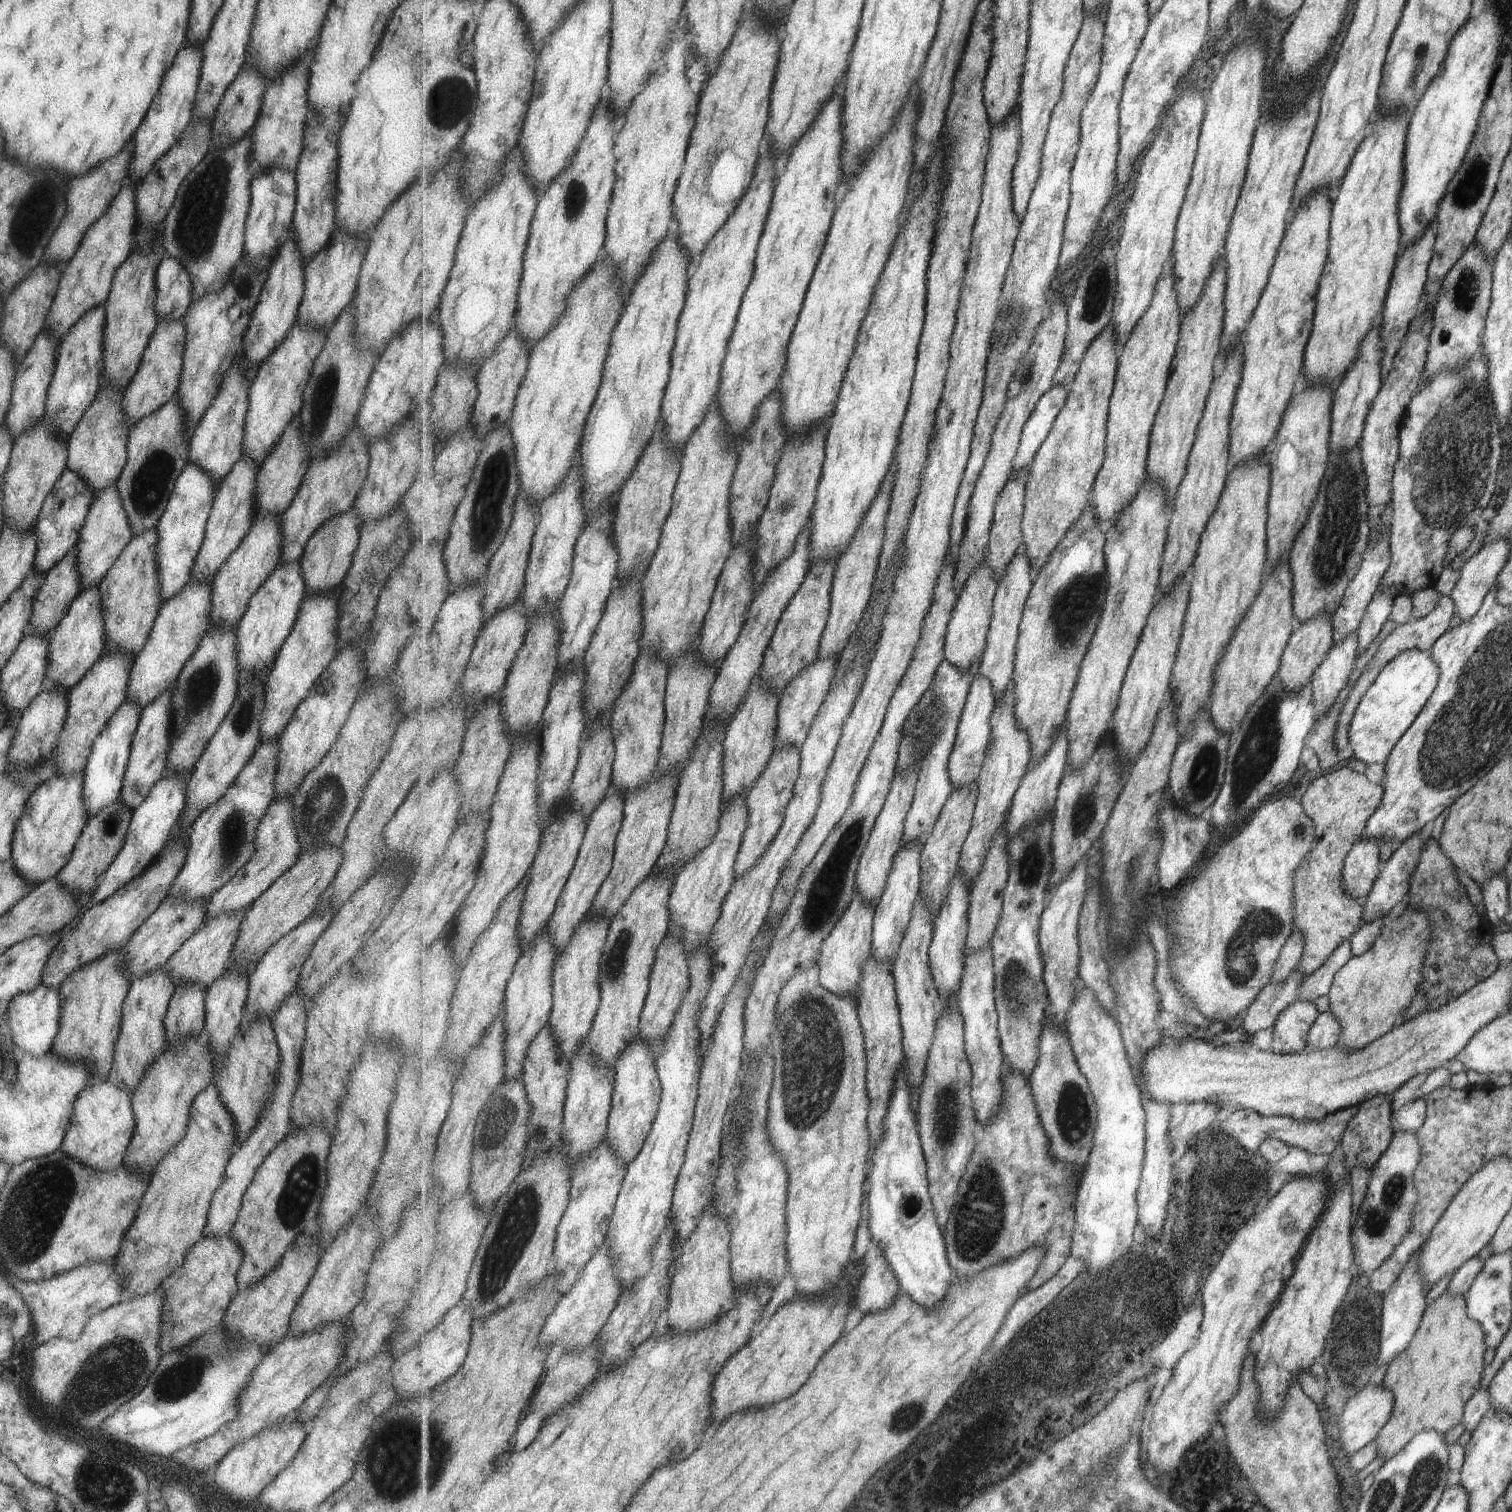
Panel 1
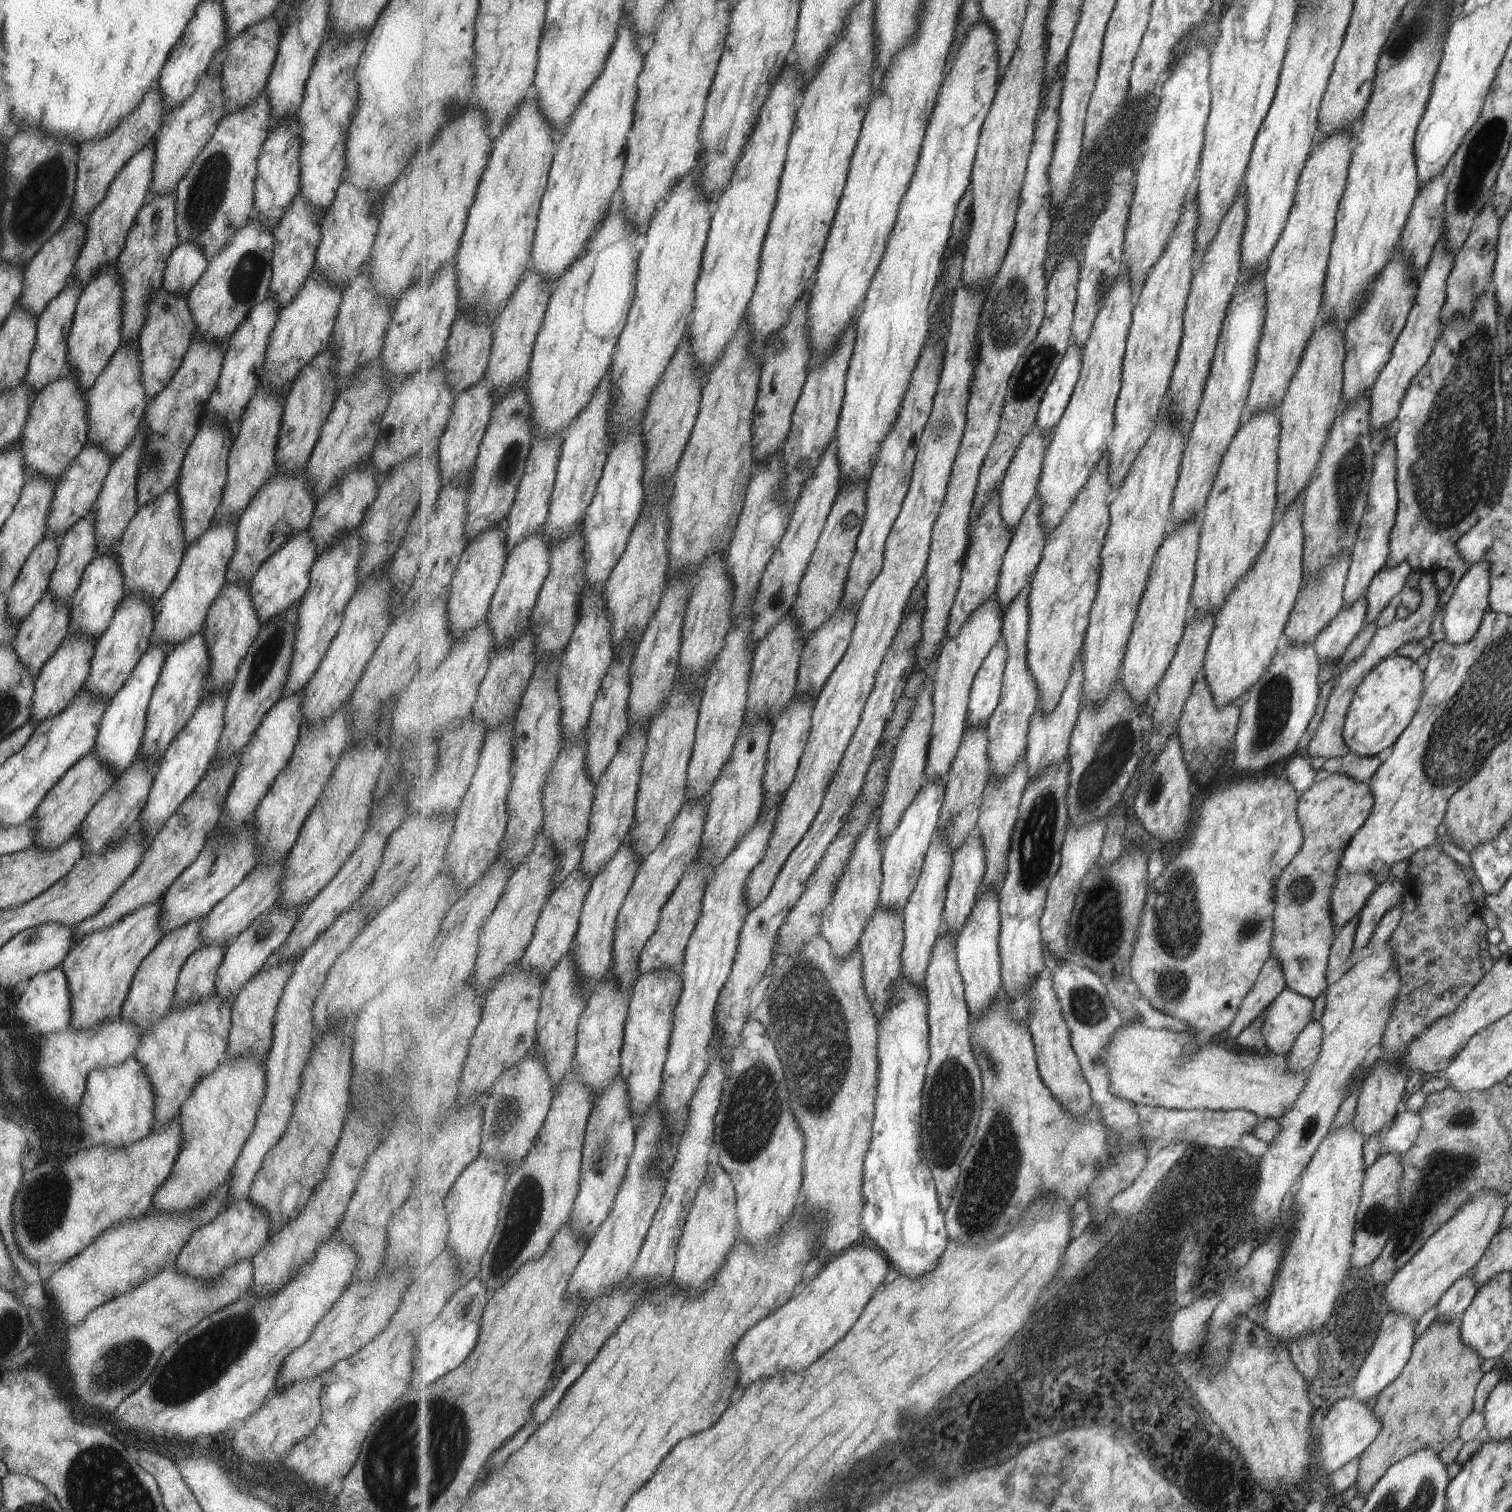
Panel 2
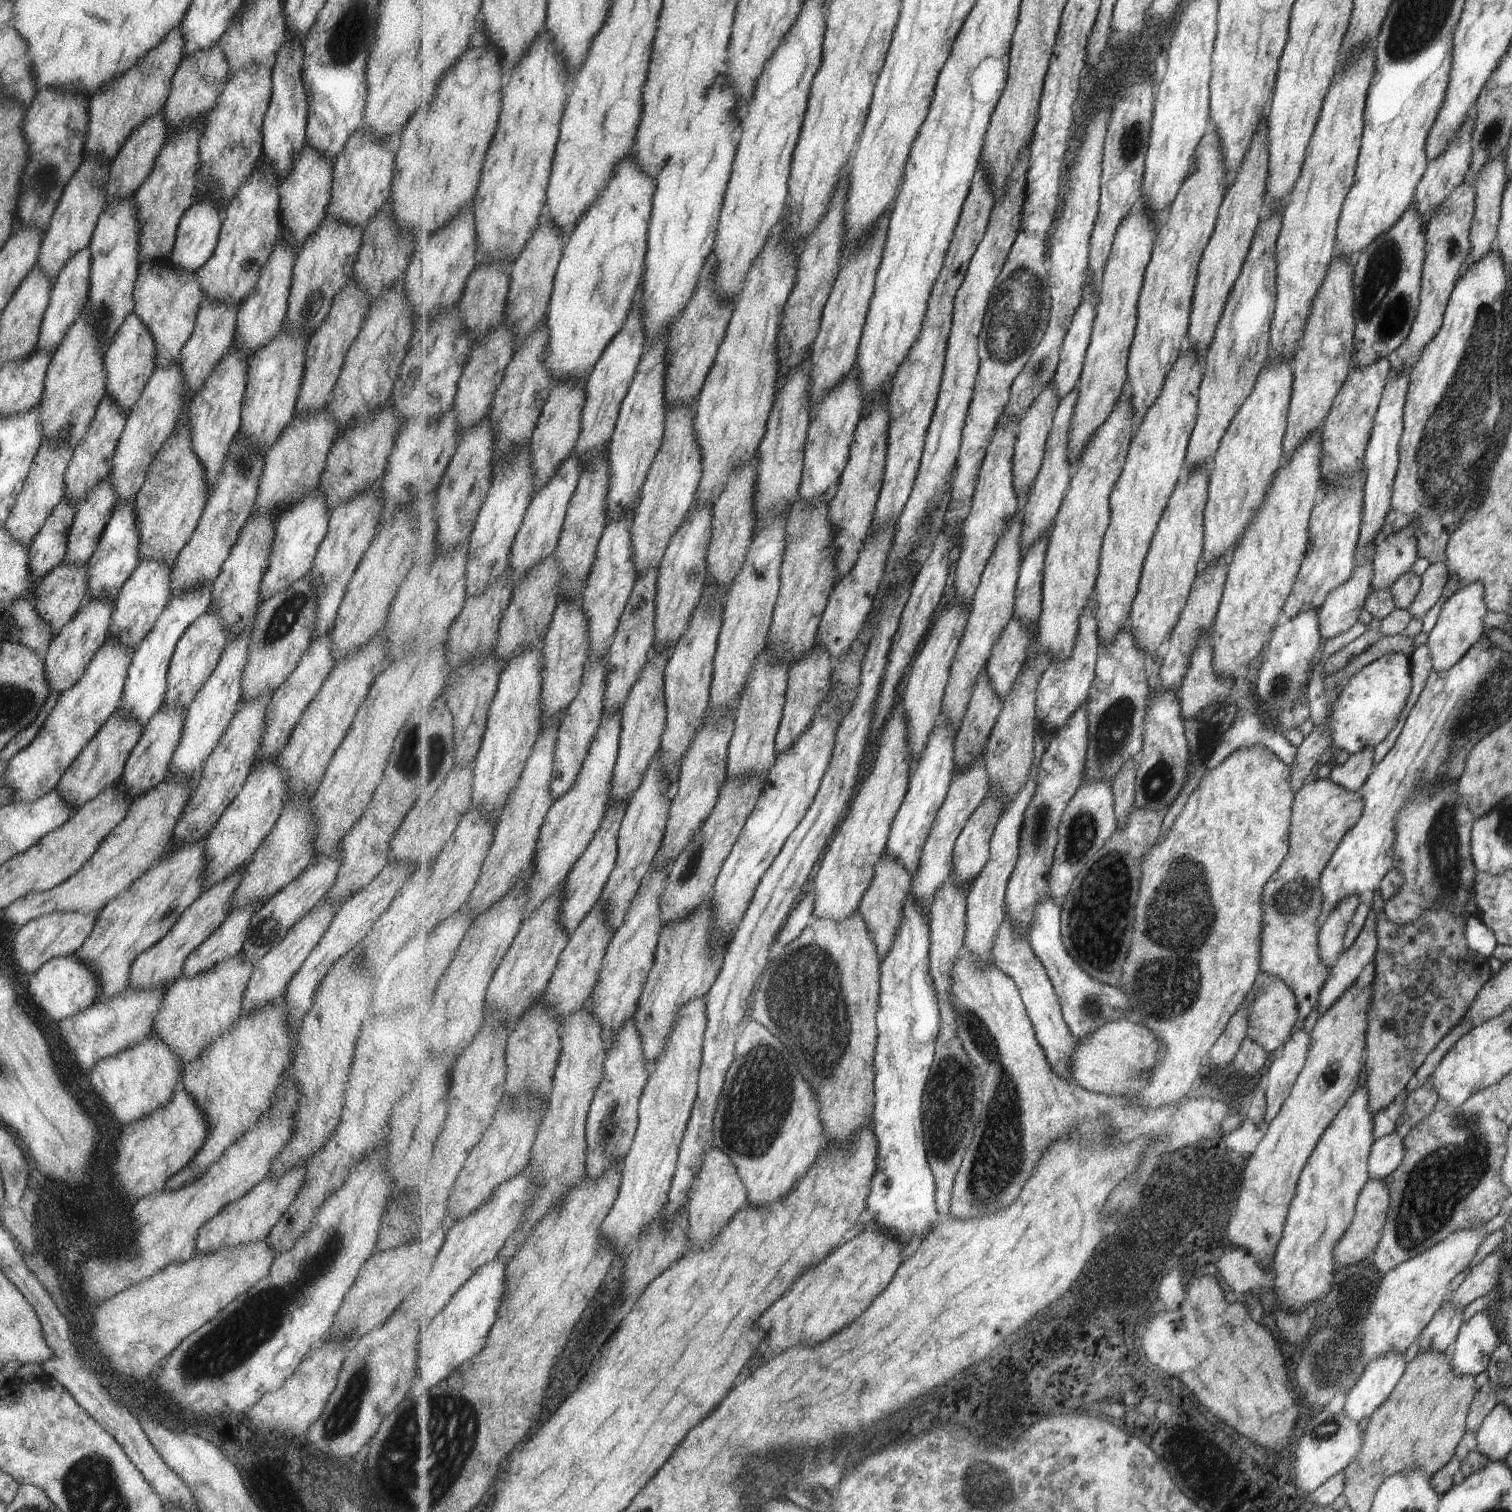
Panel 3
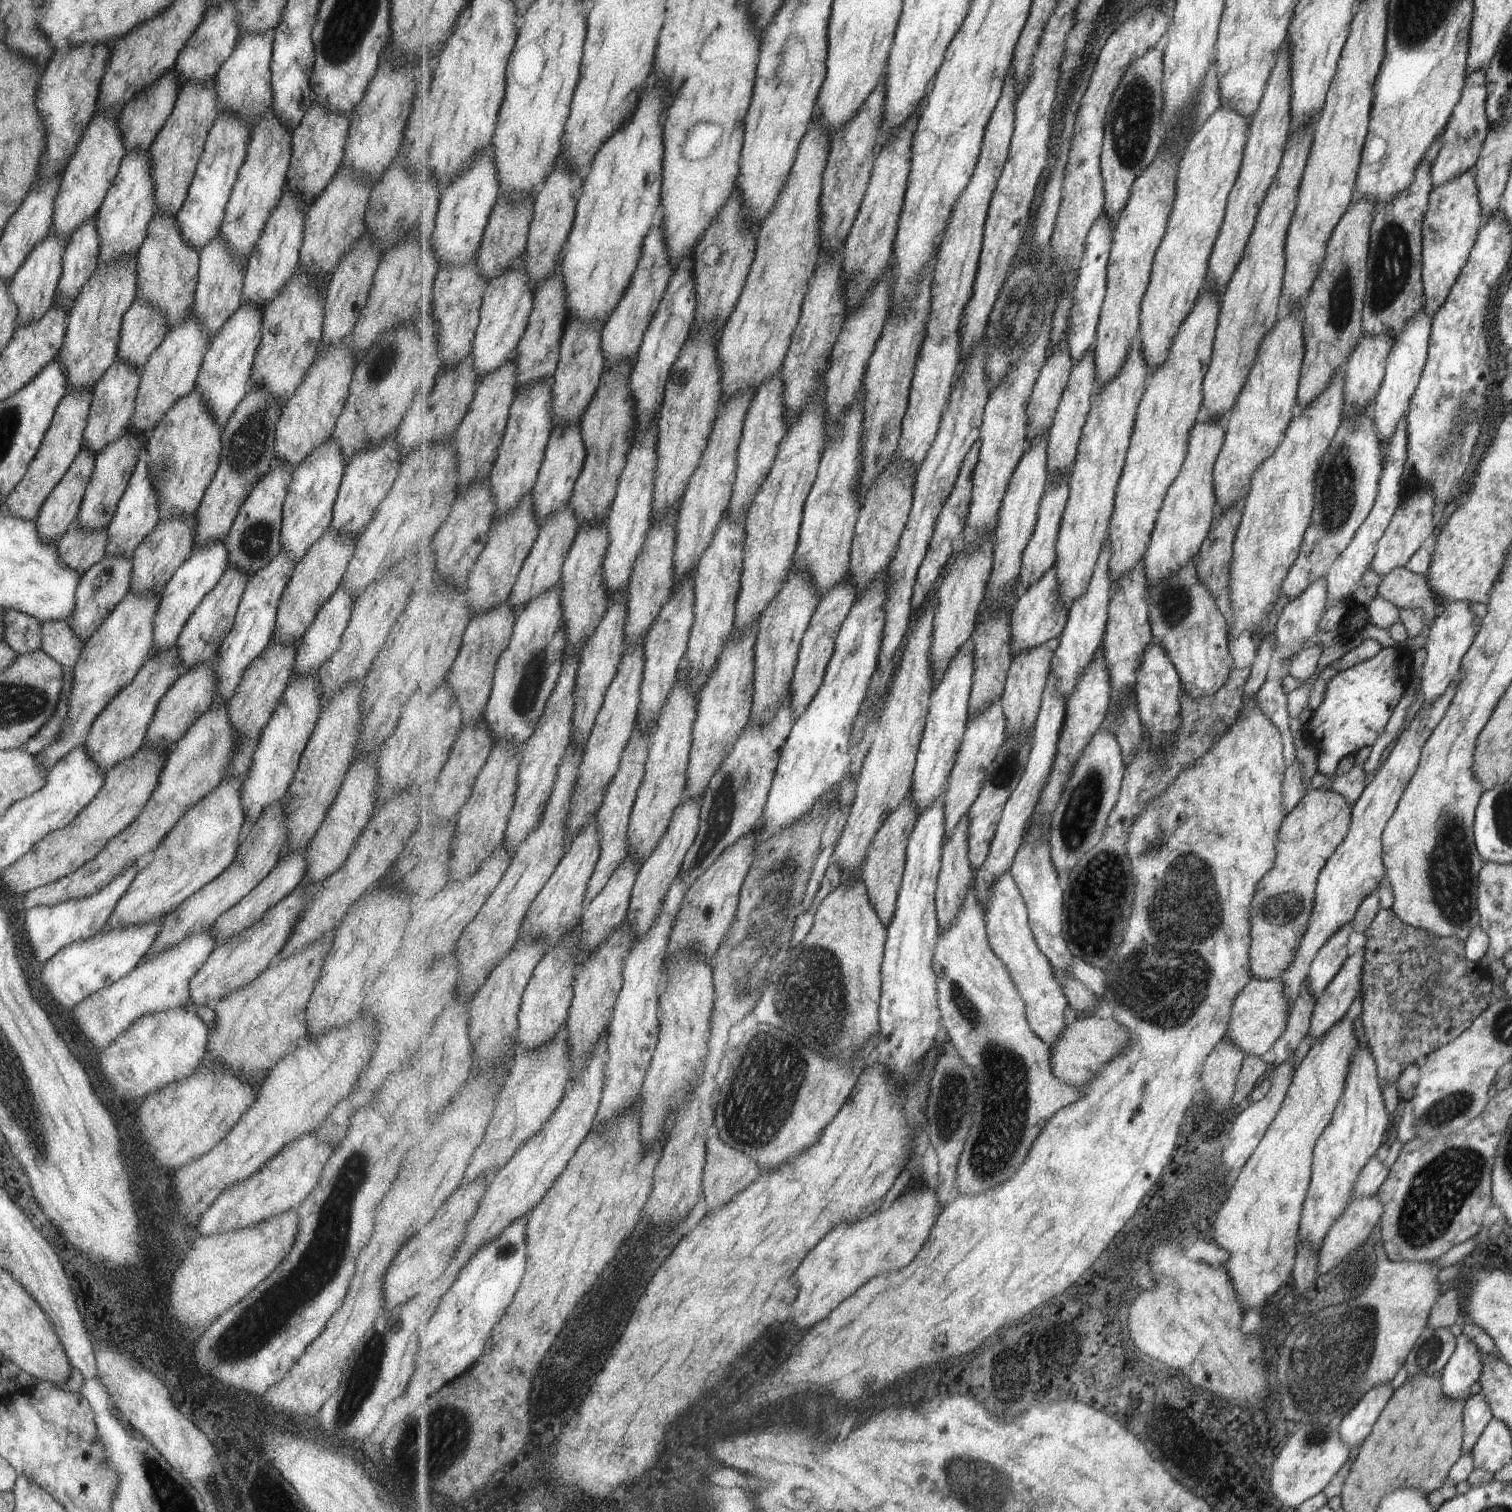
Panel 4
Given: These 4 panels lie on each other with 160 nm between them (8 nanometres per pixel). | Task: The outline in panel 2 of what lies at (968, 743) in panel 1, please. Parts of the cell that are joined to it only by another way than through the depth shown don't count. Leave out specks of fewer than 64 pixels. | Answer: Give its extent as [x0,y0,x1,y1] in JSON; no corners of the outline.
[968,640,1008,730]

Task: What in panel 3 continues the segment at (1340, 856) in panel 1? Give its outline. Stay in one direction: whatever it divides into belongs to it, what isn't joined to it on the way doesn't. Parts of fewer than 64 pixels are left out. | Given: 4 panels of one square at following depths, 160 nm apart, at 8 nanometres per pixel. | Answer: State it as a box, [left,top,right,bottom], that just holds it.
[1259,779,1362,1031]

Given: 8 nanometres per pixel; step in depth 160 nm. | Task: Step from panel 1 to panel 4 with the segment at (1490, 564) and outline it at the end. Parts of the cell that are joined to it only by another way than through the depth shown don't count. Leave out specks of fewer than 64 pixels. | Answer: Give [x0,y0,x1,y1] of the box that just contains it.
[1420,600,1476,703]

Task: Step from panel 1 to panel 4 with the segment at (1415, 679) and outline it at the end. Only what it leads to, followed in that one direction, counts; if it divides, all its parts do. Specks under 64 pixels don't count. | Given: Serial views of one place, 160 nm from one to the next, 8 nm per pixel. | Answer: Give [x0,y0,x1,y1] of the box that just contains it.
[1302,646,1412,776]

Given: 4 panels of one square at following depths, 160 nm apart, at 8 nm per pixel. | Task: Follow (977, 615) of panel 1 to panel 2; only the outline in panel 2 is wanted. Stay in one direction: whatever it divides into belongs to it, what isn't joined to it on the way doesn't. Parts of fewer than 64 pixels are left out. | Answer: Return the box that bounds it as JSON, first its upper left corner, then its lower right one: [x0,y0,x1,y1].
[947,489,1012,639]

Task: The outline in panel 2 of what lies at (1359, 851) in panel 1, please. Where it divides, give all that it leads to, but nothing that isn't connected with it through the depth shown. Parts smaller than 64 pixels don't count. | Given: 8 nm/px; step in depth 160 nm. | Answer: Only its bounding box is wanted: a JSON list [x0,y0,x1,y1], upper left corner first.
[1330,871,1376,930]

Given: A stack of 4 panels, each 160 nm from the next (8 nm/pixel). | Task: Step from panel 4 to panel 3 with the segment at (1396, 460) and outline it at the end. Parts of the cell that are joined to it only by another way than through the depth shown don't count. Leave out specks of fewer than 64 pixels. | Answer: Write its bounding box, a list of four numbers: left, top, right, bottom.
[1316,559,1371,640]

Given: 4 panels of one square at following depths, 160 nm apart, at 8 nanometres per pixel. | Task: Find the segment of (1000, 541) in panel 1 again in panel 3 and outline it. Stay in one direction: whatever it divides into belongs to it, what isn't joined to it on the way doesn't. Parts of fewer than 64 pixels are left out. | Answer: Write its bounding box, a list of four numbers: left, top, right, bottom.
[1012,384,1060,499]

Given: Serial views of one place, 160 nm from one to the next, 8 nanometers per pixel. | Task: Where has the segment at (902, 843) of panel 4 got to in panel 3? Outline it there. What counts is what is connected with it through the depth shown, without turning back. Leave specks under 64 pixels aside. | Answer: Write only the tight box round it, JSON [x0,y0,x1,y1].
[859,852,913,964]

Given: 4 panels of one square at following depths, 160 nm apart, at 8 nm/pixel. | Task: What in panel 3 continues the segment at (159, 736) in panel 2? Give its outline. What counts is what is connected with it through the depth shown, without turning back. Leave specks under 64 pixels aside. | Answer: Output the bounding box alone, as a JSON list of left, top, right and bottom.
[163,610,228,710]

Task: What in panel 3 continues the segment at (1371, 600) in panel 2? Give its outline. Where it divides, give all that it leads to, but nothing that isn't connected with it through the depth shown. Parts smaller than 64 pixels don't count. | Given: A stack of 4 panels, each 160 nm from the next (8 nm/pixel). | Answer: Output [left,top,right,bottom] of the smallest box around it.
[1370,525,1417,590]

